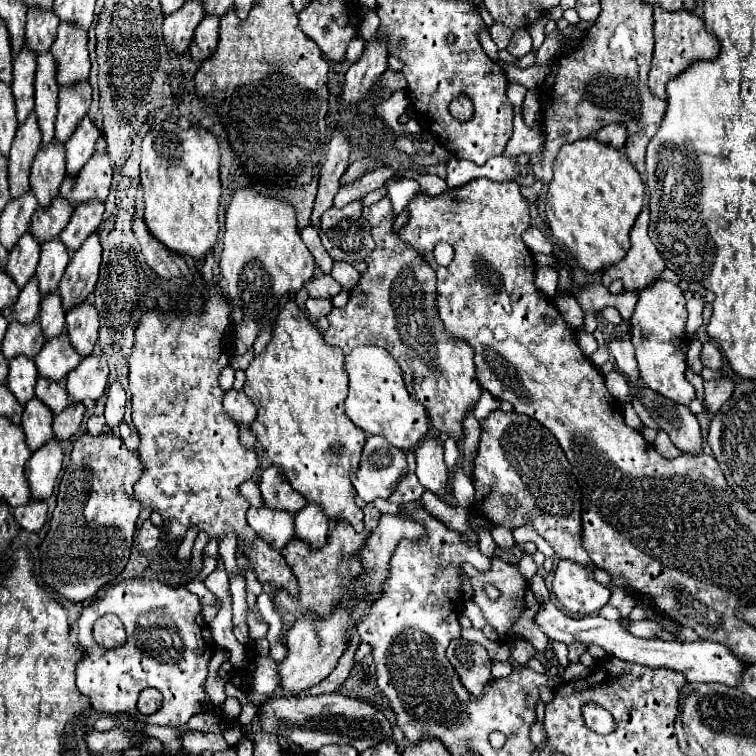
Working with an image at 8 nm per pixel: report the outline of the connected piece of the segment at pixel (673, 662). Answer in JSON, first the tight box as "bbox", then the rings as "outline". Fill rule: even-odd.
{"bbox":[536,603,750,687],"outline":[[[546,603],[538,609],[536,613],[536,625],[540,631],[548,635],[550,641],[562,641],[566,645],[578,641],[584,645],[600,645],[608,655],[630,661],[630,663],[640,663],[644,667],[656,669],[656,667],[666,667],[672,671],[678,671],[686,677],[686,681],[692,683],[724,683],[730,687],[736,687],[748,669],[750,663],[738,659],[726,645],[698,639],[692,643],[682,643],[682,641],[662,641],[662,639],[640,639],[628,633],[620,621],[608,621],[600,615],[586,615],[586,617],[568,617],[564,615],[554,603]]]}

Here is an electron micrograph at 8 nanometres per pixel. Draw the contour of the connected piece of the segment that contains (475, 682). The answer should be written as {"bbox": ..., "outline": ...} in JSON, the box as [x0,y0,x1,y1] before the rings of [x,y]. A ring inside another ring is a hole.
{"bbox":[446,639,490,697],"outline":[[[452,639],[446,651],[448,661],[456,669],[460,681],[468,689],[470,695],[480,697],[484,685],[490,681],[490,659],[482,645],[466,641],[466,639]]]}

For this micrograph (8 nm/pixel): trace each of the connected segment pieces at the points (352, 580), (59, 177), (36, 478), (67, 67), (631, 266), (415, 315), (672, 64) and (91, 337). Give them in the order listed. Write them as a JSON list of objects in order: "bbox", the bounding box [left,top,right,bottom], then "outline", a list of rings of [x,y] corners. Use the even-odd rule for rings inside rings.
[{"bbox":[272,503,380,617],"outline":[[[368,503],[364,507],[364,531],[354,531],[354,527],[346,521],[338,521],[336,527],[332,529],[328,543],[320,551],[312,551],[308,543],[302,539],[292,539],[280,555],[286,559],[290,565],[294,577],[298,579],[298,597],[290,595],[284,589],[272,589],[272,603],[278,611],[286,611],[290,615],[306,615],[312,613],[316,617],[328,617],[338,605],[352,605],[352,603],[362,603],[368,595],[366,589],[356,585],[356,579],[362,579],[366,575],[364,565],[358,559],[358,551],[364,547],[368,535],[378,527],[380,521],[380,511],[374,507],[374,503]]]},{"bbox":[30,141,66,207],"outline":[[[52,141],[36,153],[30,173],[30,187],[42,207],[48,207],[58,195],[60,183],[66,177],[66,151],[60,143]]]},{"bbox":[26,437,64,499],"outline":[[[56,437],[32,453],[26,463],[26,479],[30,483],[32,499],[48,499],[52,495],[56,477],[62,469],[62,461],[64,447]]]},{"bbox":[52,23,88,85],"outline":[[[60,23],[52,55],[58,63],[58,85],[72,85],[88,79],[88,31],[72,27],[72,23]]]},{"bbox":[602,209,666,291],"outline":[[[644,209],[636,225],[632,227],[630,231],[632,247],[628,249],[626,257],[620,263],[606,269],[606,273],[602,275],[604,287],[608,287],[614,279],[622,279],[626,291],[644,289],[644,287],[650,287],[658,279],[660,271],[664,271],[666,265],[648,237],[648,221],[650,221],[648,213],[650,211]]]},{"bbox":[324,197,482,439],"outline":[[[384,197],[370,207],[362,207],[362,215],[372,223],[376,249],[366,257],[368,269],[352,289],[346,307],[334,309],[328,315],[330,327],[324,333],[324,341],[340,347],[344,355],[358,345],[386,349],[400,363],[408,393],[426,407],[432,425],[458,439],[462,433],[462,417],[482,395],[474,371],[474,351],[464,339],[444,329],[436,307],[434,269],[394,231],[390,199]]]},{"bbox":[648,7,720,99],"outline":[[[654,7],[654,37],[656,37],[656,45],[654,45],[648,83],[650,83],[650,91],[660,99],[666,99],[666,83],[678,73],[682,73],[684,67],[688,67],[696,59],[714,59],[720,51],[716,35],[708,33],[702,19],[692,11],[688,13],[686,9],[672,13]]]},{"bbox":[66,301,100,357],"outline":[[[88,301],[72,307],[72,311],[66,313],[66,327],[74,349],[82,357],[88,357],[94,349],[94,343],[98,339],[98,329],[100,329],[96,307]]]}]

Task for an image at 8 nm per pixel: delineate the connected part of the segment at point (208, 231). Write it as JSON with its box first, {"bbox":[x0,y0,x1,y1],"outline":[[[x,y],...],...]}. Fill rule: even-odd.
{"bbox":[140,121,220,261],"outline":[[[164,121],[152,127],[152,131],[142,141],[142,163],[140,163],[140,181],[144,189],[144,221],[150,233],[164,243],[170,251],[178,255],[190,255],[196,261],[206,259],[212,253],[218,237],[218,205],[220,205],[220,147],[218,139],[198,127],[192,125],[190,129],[182,129],[178,123]]]}

